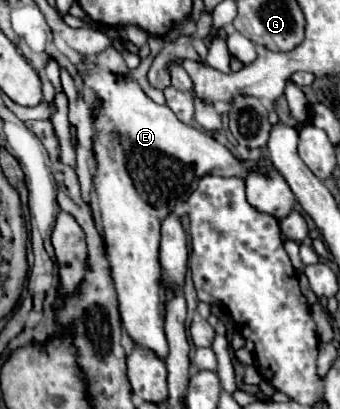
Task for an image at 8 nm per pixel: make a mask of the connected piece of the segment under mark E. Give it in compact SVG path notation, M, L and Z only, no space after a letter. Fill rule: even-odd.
M85 60L83 62L83 70L85 70L85 86L91 88L93 92L93 104L95 100L101 100L101 112L99 116L95 118L95 162L97 162L97 176L95 176L95 182L97 182L97 194L99 194L99 220L101 220L101 228L103 228L103 236L105 236L105 246L107 246L107 258L109 258L109 264L111 264L111 276L113 276L113 282L115 282L115 290L119 294L119 314L121 322L129 334L129 338L141 346L141 348L147 348L151 352L157 354L157 358L165 360L167 358L167 340L163 336L163 308L165 308L165 288L163 288L163 280L161 280L161 266L159 266L159 228L161 228L161 220L175 208L175 202L181 198L181 200L187 200L189 194L197 188L199 180L205 176L205 174L213 174L213 176L225 176L225 178L231 178L231 176L237 176L237 178L245 178L249 172L259 172L259 166L255 162L249 162L249 160L237 160L229 148L225 148L223 144L219 144L211 134L199 130L199 128L193 128L189 124L183 124L181 120L177 120L177 116L167 108L167 106L159 106L155 104L149 96L145 96L145 92L139 88L137 82L133 82L131 78L127 76L119 76L119 74L113 74L109 70L103 70L99 64L91 62L91 60Z

